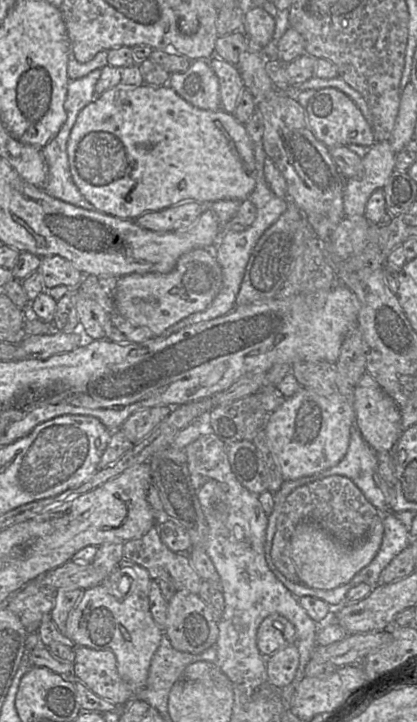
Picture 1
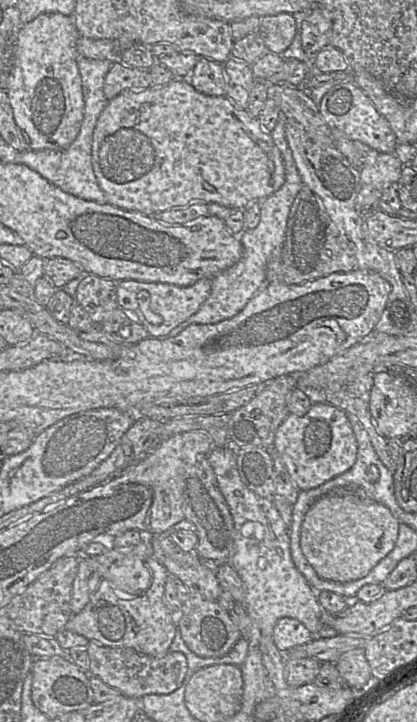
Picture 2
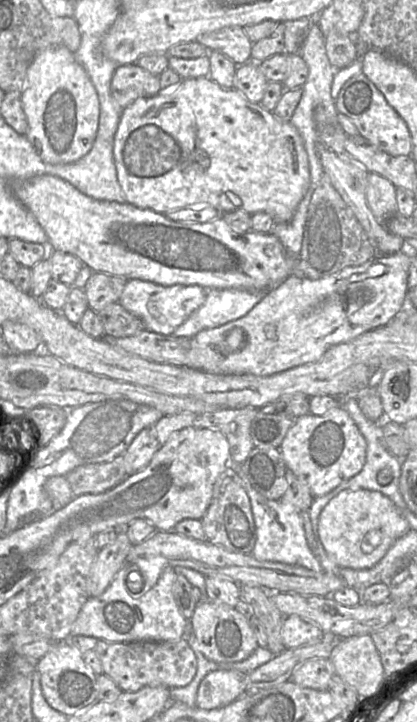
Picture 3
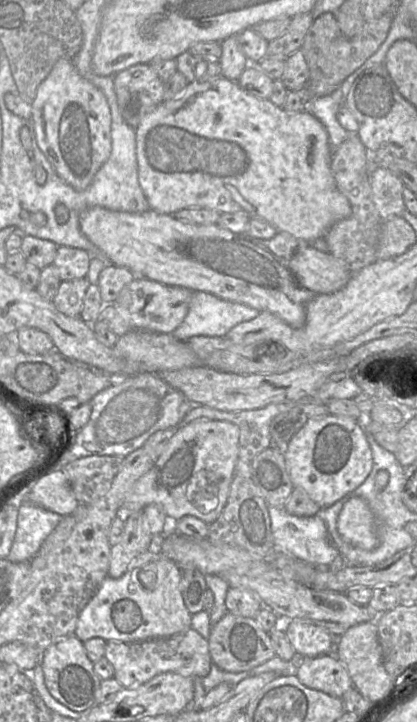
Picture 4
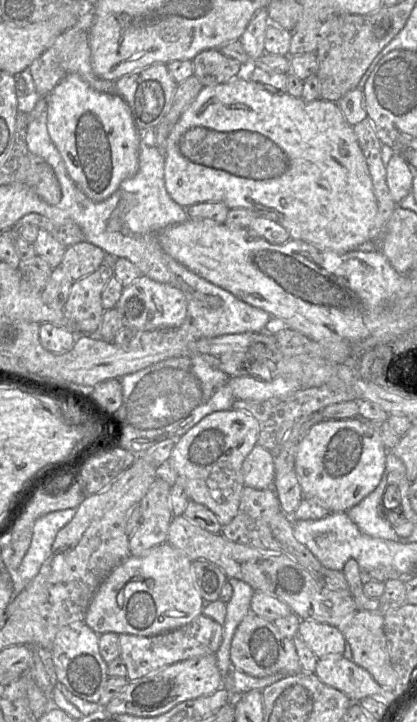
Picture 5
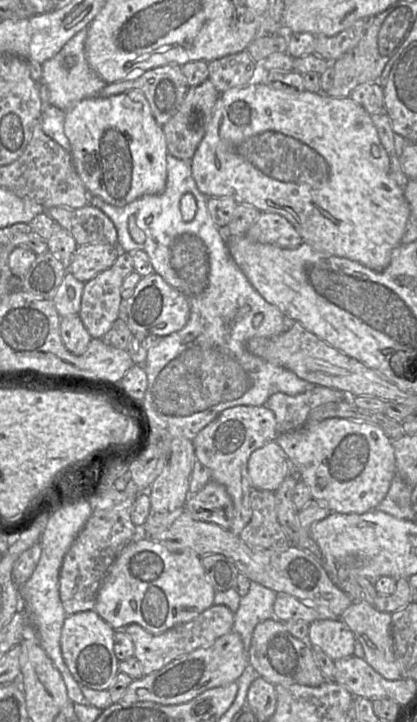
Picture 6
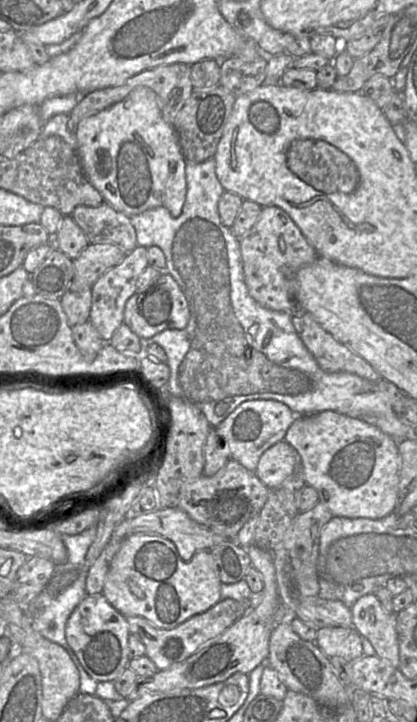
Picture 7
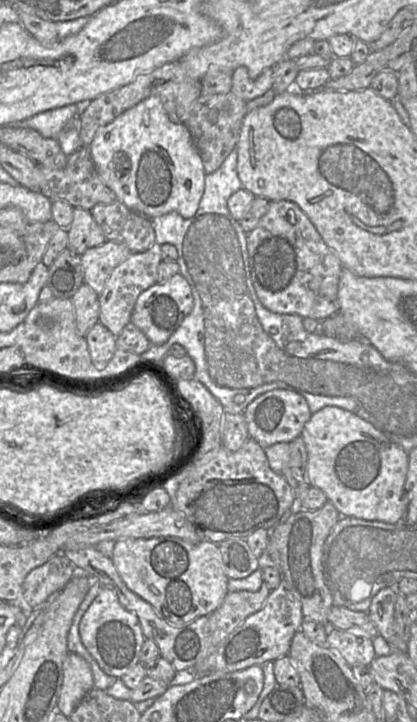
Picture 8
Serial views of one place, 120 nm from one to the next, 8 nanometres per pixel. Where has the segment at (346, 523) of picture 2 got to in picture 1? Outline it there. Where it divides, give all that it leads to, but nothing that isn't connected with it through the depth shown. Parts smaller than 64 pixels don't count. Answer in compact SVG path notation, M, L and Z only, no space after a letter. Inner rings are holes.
M380 517L373 520L366 536L355 545L343 545L323 528L311 521L300 523L290 541L290 557L304 585L332 590L348 583L361 569L366 567L378 553L384 536L384 525Z

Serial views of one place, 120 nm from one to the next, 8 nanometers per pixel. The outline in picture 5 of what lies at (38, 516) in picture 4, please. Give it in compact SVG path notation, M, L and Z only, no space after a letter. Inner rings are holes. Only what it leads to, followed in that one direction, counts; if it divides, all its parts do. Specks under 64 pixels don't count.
M66 509L48 513L38 518L32 527L30 546L17 569L25 584L28 584L39 572L49 557L57 533L68 524L76 514L76 509Z

